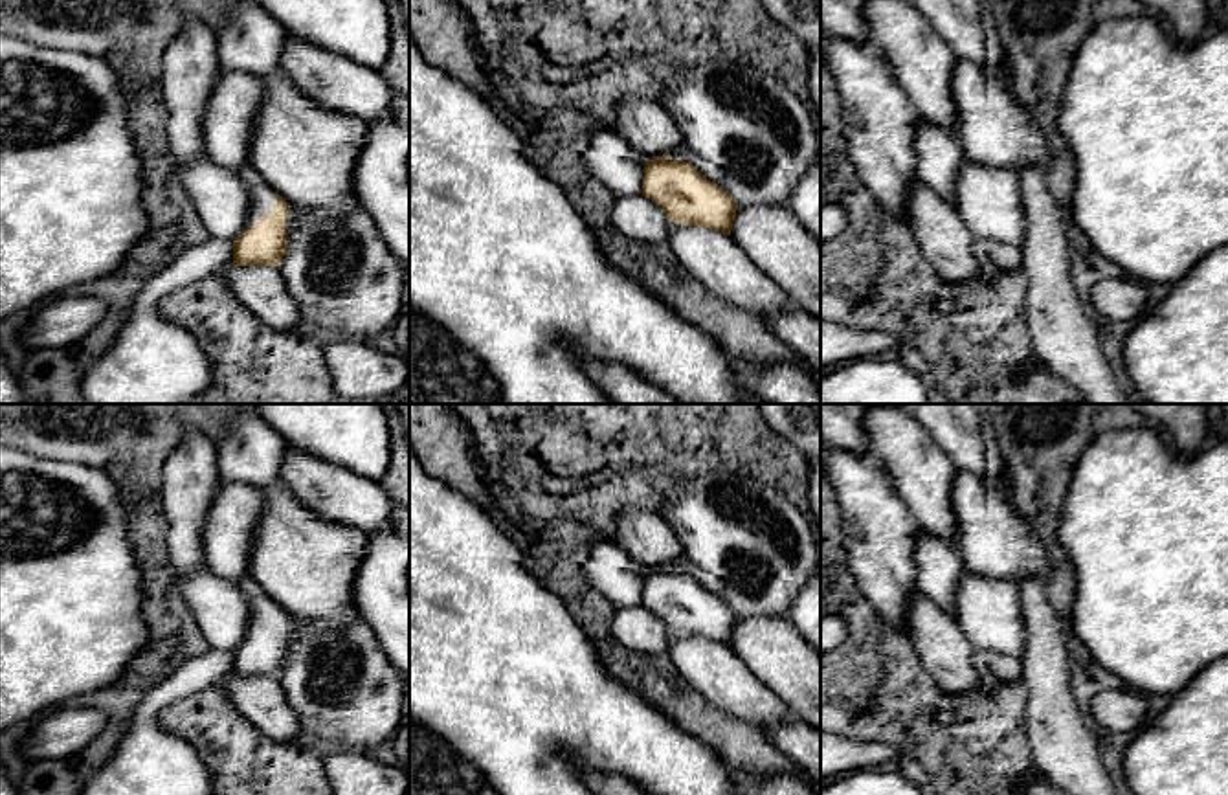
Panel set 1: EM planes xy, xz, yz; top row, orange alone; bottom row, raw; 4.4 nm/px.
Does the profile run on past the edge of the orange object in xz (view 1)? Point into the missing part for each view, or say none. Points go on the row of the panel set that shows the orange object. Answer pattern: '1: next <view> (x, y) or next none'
1: next xz (685, 155)

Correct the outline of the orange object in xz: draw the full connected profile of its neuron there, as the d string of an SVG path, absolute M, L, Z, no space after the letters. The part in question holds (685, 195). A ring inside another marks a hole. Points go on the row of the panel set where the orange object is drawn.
M688 149L646 160L641 195L653 200L674 224L731 235L738 206L692 165Z

